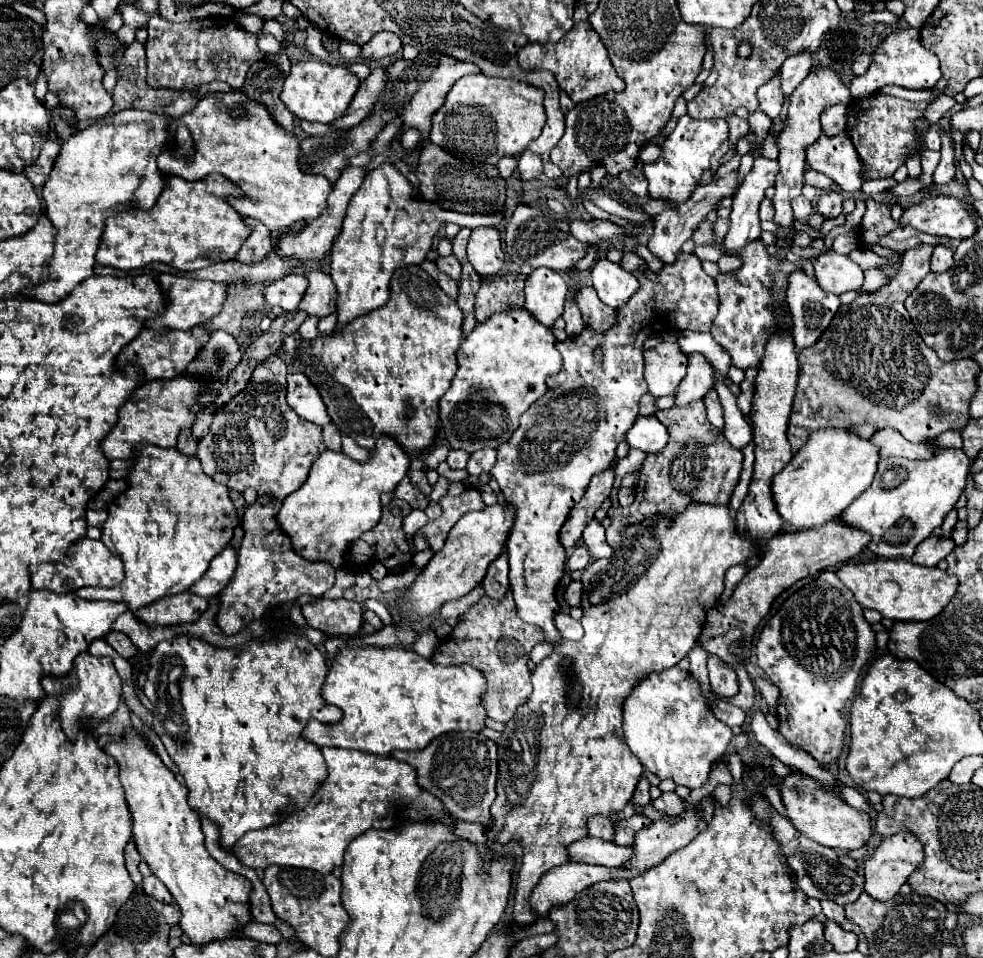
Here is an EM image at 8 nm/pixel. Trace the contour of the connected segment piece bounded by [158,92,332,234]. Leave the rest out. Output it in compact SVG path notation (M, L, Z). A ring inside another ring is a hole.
M208 92L192 112L174 120L168 132L174 134L178 126L188 128L194 142L194 158L186 164L184 158L172 156L174 152L170 152L172 148L168 146L158 156L160 172L182 176L186 180L200 180L210 172L222 174L242 192L242 198L228 198L236 212L260 220L274 234L294 222L310 222L324 212L332 184L324 176L308 176L300 172L300 140L296 134L280 128L260 102L248 100L242 92Z

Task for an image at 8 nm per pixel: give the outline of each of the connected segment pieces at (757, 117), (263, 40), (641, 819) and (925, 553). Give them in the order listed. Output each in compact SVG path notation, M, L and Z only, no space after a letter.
M758 110L756 112L752 112L750 116L748 116L748 124L750 124L750 130L752 130L752 134L756 136L756 150L760 150L762 148L762 142L764 142L764 138L768 136L768 132L770 132L770 126L772 126L772 122L768 120L768 116L764 116L764 114L760 114Z
M261 33L257 35L257 44L260 50L269 55L278 55L280 53L280 42L274 36L268 33Z
M630 816L613 823L614 838L612 842L618 846L630 846L634 840L634 834L646 826L650 826L650 818L646 816Z
M932 534L928 540L924 540L924 544L920 544L920 548L916 548L916 554L910 560L918 566L936 566L954 550L954 546L956 544L952 542L952 538Z

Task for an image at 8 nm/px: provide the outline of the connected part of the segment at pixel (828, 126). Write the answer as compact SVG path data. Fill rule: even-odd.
M836 104L832 108L826 108L822 114L822 130L824 134L840 134L846 130L846 118L848 118L848 108L842 104Z

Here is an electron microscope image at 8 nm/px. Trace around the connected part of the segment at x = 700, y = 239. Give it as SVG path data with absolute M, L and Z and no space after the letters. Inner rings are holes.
M704 220L704 224L700 224L700 228L696 230L694 234L694 242L696 246L702 246L702 244L708 244L714 240L714 232L712 232L712 222Z

